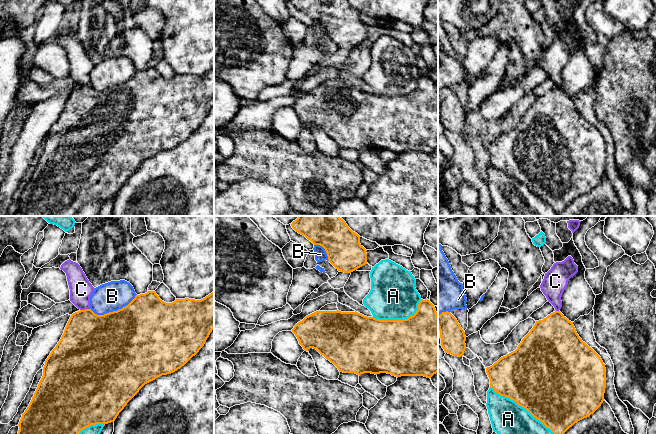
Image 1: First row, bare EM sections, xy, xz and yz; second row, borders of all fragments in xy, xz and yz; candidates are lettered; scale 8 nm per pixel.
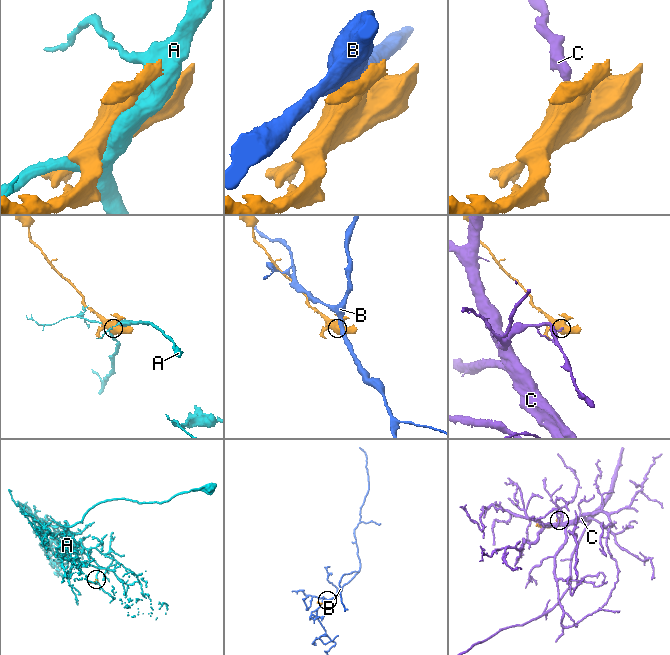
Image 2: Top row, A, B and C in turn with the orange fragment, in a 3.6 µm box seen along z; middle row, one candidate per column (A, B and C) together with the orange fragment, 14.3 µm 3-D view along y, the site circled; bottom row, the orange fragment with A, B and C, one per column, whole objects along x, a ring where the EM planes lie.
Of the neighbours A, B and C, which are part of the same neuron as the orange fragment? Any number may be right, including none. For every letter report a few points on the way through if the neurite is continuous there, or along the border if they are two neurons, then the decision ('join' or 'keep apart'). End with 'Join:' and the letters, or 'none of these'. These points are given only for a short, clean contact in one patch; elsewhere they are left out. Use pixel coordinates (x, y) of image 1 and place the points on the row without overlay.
A: keep apart
B: keep apart
C: along xy (88, 84), (80, 86) | keep apart
Join: none of these

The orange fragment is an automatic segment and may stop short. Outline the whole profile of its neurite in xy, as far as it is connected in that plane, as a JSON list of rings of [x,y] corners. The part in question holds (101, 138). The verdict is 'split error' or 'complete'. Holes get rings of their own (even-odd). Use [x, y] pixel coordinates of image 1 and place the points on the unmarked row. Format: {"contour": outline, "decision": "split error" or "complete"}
{"contour": [[[148,67],[145,70],[136,71],[135,74],[125,83],[104,91],[97,91],[91,85],[80,86],[71,91],[64,109],[51,127],[43,143],[43,152],[32,173],[32,176],[22,190],[18,200],[19,207],[13,216],[74,216],[75,213],[85,204],[96,200],[108,200],[114,198],[119,189],[127,179],[147,159],[156,154],[171,150],[184,142],[204,122],[207,114],[214,105],[214,67],[201,76],[176,75],[172,79],[162,77],[155,67]]], "decision": "complete"}

